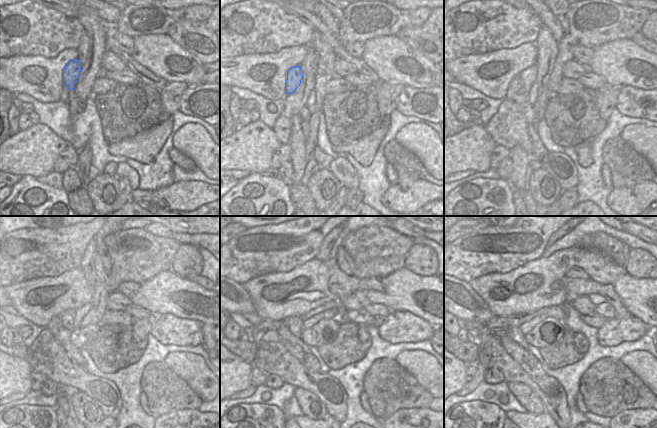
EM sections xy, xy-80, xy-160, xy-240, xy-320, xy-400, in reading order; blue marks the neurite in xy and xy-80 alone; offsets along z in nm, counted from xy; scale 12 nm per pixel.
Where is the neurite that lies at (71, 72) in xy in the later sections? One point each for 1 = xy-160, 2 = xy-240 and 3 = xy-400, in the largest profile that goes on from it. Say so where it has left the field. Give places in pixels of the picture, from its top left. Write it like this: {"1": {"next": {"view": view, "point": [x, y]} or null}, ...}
{"1": {"next": {"view": "xy-160", "point": [516, 92]}}, "2": {"next": {"view": "xy-240", "point": [64, 323]}}, "3": {"next": {"view": "xy-400", "point": [529, 363]}}}

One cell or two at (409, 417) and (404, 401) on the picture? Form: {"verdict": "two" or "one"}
{"verdict": "two"}

